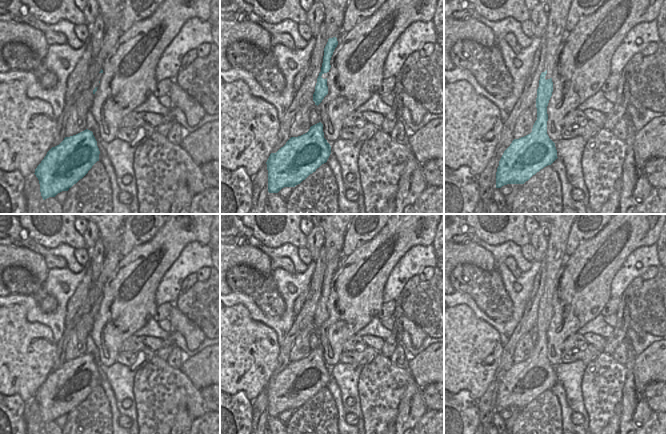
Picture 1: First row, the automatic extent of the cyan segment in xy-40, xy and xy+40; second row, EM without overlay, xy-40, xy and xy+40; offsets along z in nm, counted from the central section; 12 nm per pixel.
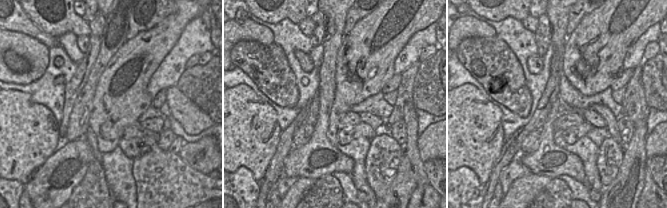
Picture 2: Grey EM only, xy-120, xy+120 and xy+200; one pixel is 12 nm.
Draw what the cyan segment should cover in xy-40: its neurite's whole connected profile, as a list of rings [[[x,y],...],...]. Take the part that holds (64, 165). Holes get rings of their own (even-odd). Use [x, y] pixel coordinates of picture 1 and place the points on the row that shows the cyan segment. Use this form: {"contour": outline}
{"contour": [[[86,129],[52,147],[35,169],[43,200],[68,191],[99,161],[93,132]]]}

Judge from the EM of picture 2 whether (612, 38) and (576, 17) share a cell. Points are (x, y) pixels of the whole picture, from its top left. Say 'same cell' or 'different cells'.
different cells

